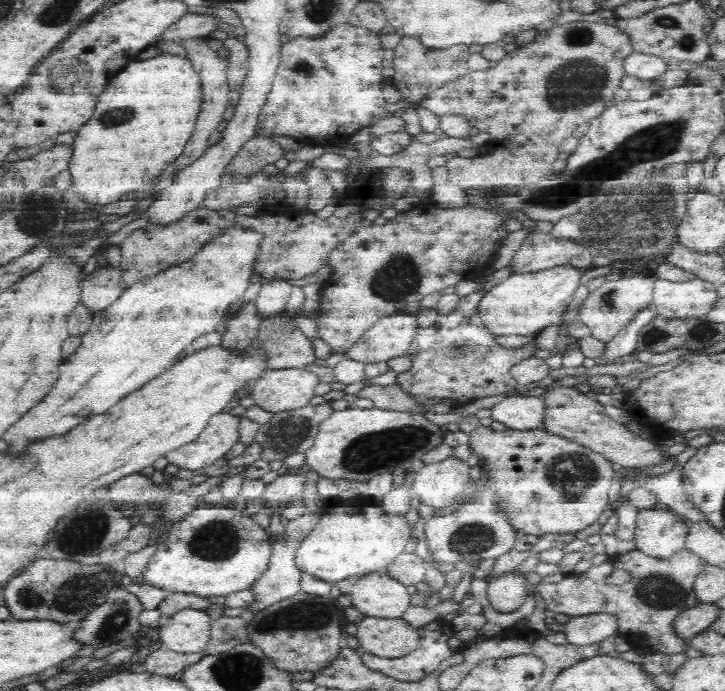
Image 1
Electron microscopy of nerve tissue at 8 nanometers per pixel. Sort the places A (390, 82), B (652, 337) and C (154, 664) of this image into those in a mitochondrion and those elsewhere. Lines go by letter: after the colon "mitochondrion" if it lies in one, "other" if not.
A: other
B: mitochondrion
C: other

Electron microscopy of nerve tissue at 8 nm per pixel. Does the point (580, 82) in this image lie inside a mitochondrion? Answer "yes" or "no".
yes

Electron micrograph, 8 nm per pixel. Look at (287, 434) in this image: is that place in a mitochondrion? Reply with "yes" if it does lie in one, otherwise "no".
yes

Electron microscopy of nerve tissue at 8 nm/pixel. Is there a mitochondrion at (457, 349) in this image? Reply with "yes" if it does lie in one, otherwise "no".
yes

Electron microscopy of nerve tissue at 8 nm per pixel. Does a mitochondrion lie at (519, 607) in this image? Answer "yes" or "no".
no

